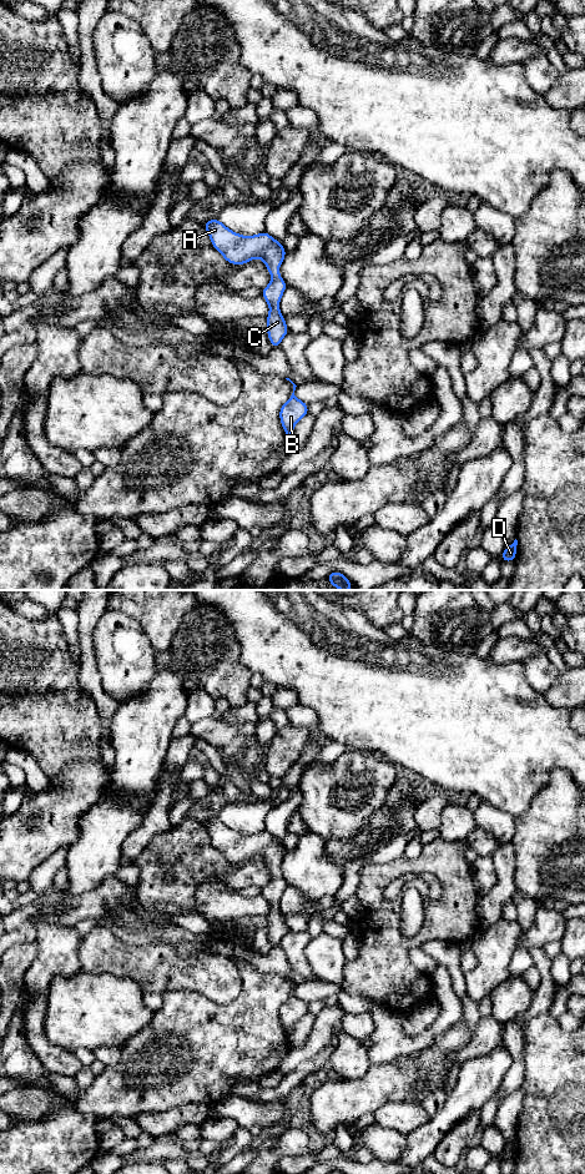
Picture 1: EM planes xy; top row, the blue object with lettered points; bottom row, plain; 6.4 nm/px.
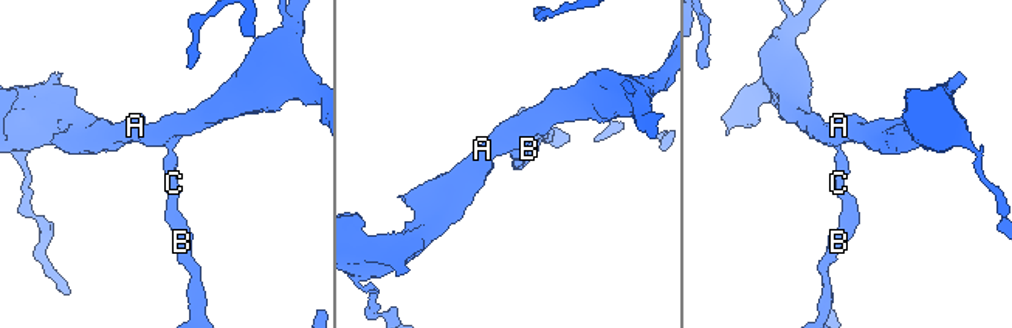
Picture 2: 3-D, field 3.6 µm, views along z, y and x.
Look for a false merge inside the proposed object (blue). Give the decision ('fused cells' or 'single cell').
single cell

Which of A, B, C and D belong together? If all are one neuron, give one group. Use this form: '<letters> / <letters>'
A B C D

